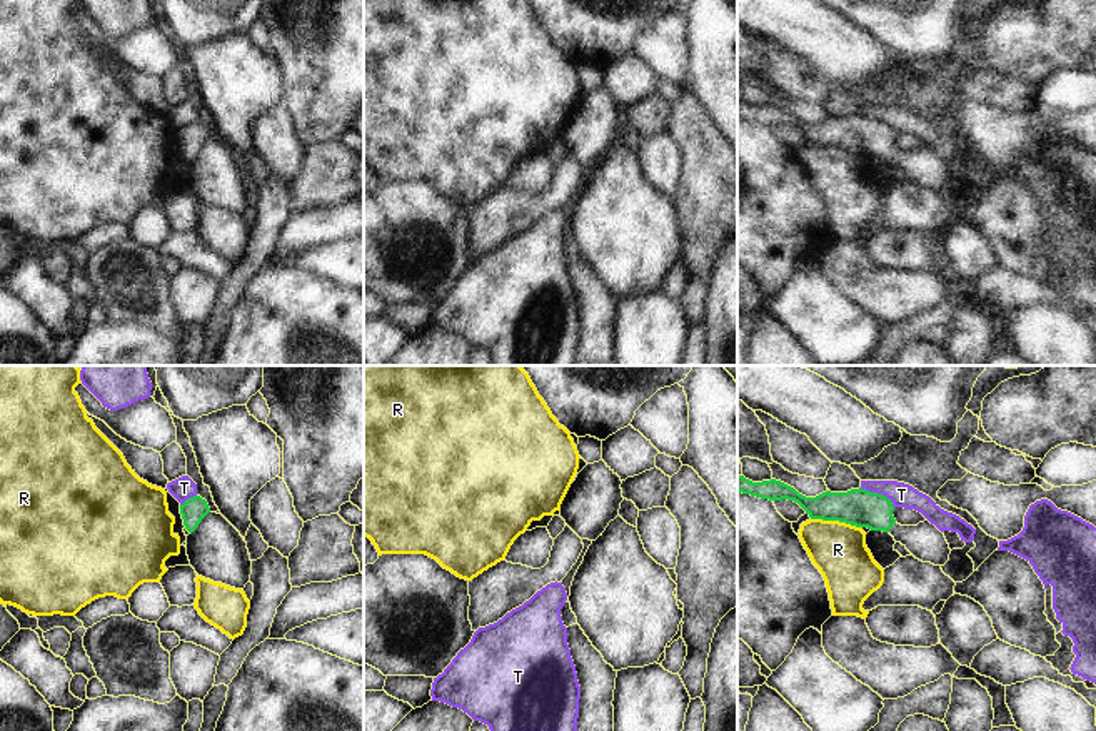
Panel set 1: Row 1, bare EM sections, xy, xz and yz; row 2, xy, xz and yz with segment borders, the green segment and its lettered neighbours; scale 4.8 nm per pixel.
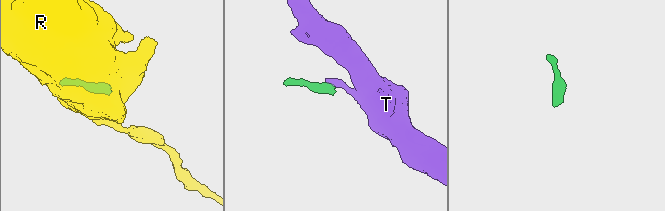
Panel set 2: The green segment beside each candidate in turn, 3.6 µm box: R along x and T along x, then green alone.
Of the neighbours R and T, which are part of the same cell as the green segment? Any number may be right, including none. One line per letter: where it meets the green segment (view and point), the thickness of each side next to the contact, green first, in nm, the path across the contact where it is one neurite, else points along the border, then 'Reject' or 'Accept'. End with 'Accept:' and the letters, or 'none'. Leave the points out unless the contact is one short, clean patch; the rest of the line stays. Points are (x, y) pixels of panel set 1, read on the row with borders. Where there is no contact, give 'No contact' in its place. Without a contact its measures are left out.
R: Touches green at yz (836, 519). Thickness 180 nm (green) against 260 nm. Boundary: yz (811, 518), (838, 519), (861, 528). Reject
T: Touches green at yz (876, 493). Thickness 180 nm (green) against 120 nm. Boundary: yz (859, 488), (869, 493), (881, 493), (894, 506). Reject
Accept: none

